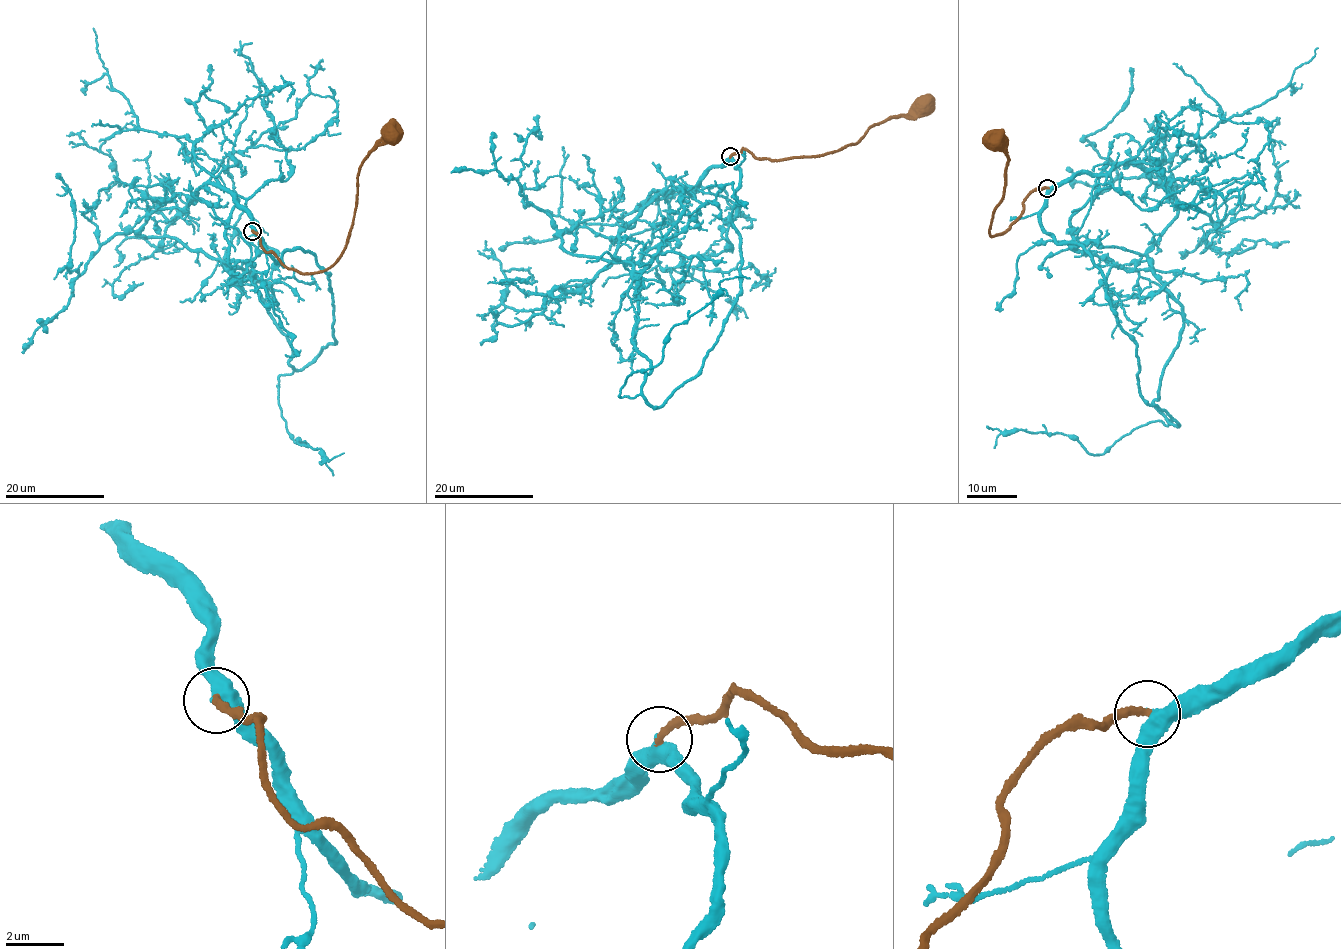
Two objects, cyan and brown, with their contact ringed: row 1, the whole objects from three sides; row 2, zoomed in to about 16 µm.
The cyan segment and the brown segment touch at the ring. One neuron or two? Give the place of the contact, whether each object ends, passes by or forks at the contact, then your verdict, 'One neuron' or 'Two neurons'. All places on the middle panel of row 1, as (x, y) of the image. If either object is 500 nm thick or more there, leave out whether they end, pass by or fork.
Place: (730, 156). At the ring cyan passes by. At the ring brown ends. One neuron

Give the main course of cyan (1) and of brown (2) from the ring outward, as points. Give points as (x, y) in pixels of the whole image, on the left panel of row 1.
1: (252, 230), (278, 263), (295, 247), (327, 274), (335, 343), (279, 377), (279, 405), (321, 463), (343, 453)
2: (252, 230), (265, 251), (288, 269), (310, 274), (328, 267), (349, 235), (362, 161), (381, 137), (391, 133)

